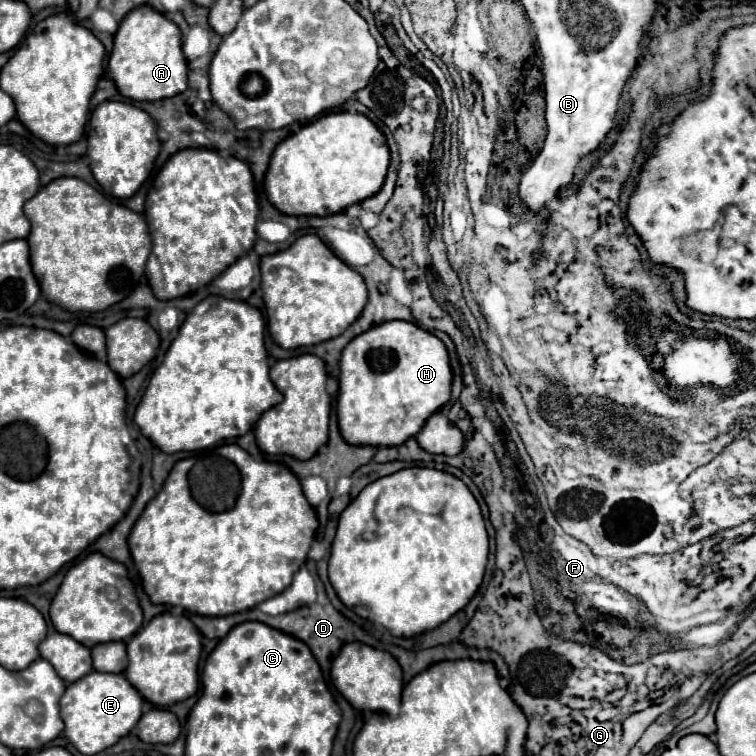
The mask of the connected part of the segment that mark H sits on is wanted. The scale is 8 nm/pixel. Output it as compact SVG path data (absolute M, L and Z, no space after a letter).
M391 320L369 328L367 332L355 336L341 356L341 376L339 376L339 398L337 398L337 418L339 430L349 444L363 446L397 446L407 438L415 436L425 420L437 412L451 396L451 366L445 344L431 332L419 328L413 322Z

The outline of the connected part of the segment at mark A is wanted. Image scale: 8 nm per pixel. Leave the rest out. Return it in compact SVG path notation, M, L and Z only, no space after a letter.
M139 6L133 8L115 32L109 72L119 92L131 100L163 100L187 90L187 58L181 50L181 30L161 12Z

